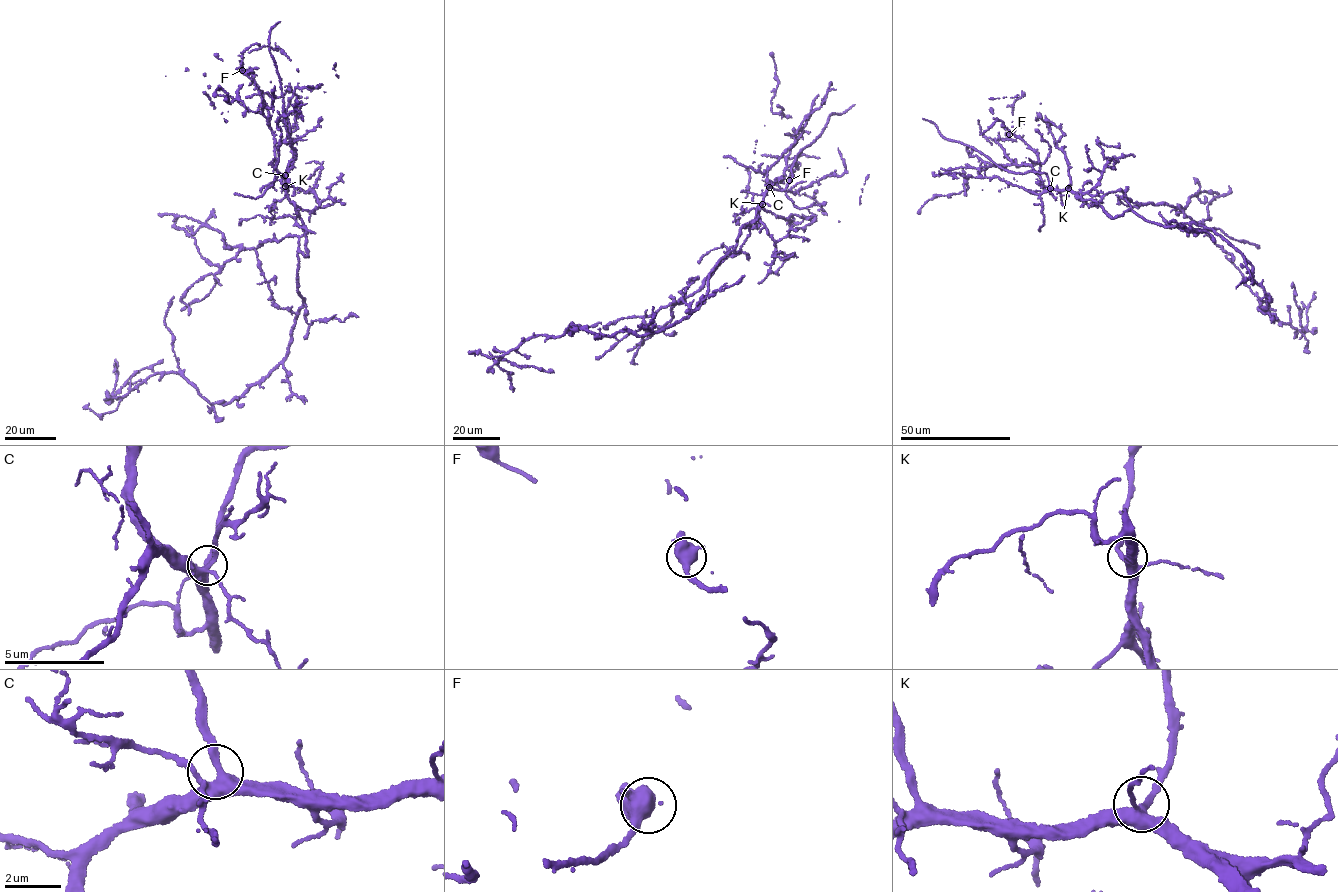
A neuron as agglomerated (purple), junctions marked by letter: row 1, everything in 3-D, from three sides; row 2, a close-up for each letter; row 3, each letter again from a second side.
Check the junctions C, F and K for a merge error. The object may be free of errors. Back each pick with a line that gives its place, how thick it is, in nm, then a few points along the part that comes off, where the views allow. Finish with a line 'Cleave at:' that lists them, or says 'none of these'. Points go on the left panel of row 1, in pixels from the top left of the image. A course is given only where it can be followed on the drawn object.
F: at (242, 70); 480 nm thick; foreign part runs (242, 70), (216, 57), (204, 76), (225, 121), (231, 102), (221, 88), (215, 97)
Cleave at: F

